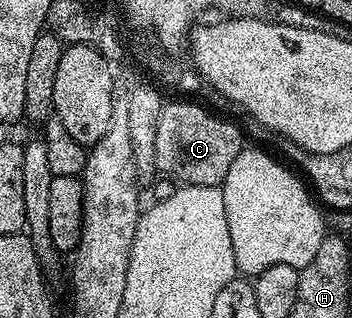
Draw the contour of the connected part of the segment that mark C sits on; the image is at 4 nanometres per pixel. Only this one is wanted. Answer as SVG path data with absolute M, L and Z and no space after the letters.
M166 103L159 114L159 126L155 126L155 162L158 173L185 184L203 186L221 186L224 176L231 169L236 156L242 152L241 132L229 120L221 116L212 116L205 108L197 104Z

